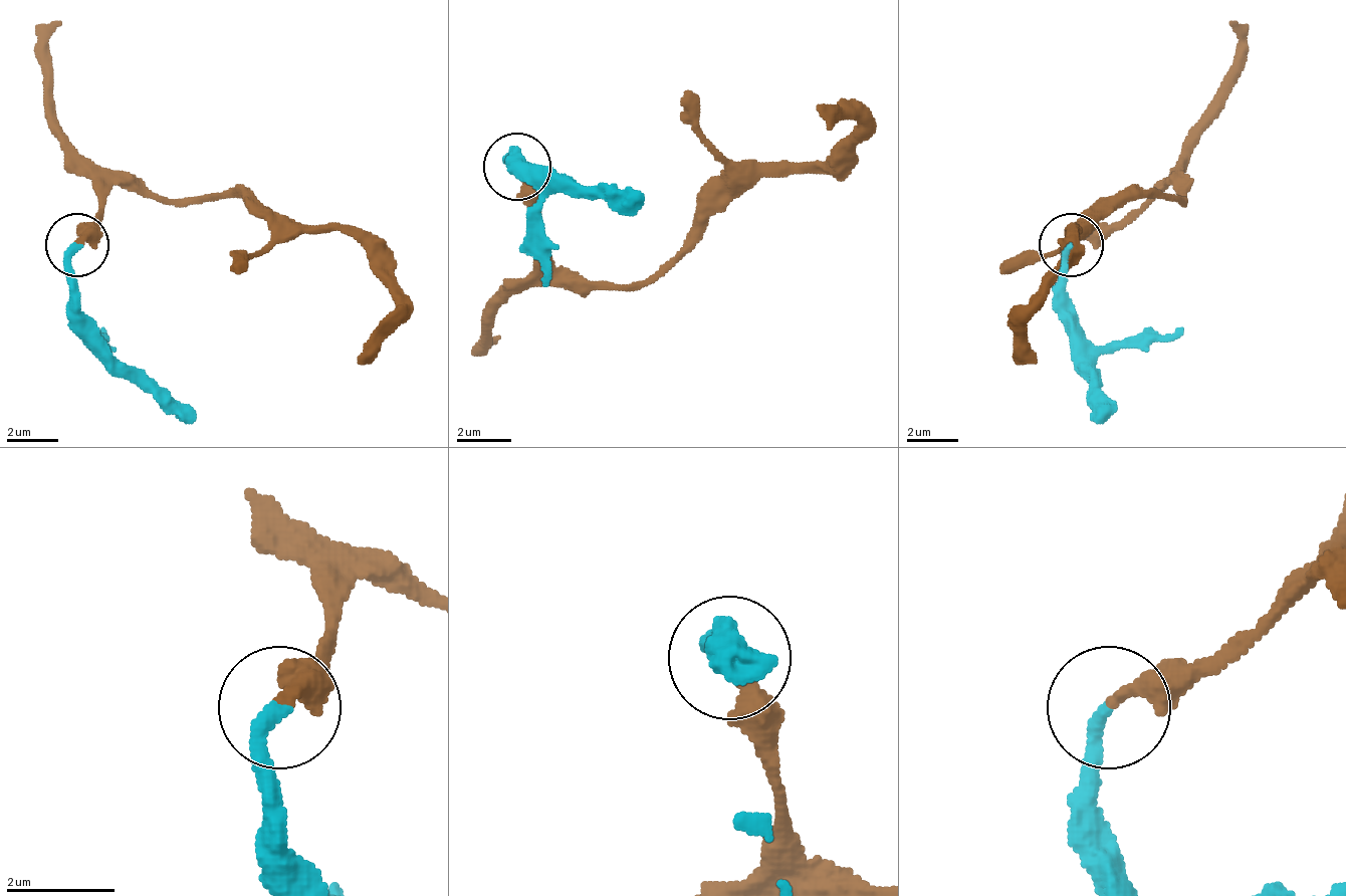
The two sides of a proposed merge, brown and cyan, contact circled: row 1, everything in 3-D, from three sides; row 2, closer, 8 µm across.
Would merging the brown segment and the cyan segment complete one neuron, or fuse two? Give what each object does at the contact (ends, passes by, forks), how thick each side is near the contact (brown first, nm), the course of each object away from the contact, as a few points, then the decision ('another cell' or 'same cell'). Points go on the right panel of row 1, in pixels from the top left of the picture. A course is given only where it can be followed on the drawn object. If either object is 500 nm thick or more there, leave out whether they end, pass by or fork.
brown ends; cyan ends; calibres 260 and 260 nm; course brown (1070, 243), (1120, 230), (1165, 186), (1184, 199), (1120, 199), (1082, 230), (1070, 237), (1031, 307), (1019, 365); course cyan (1070, 243), (1063, 313), (1101, 422); same cell

